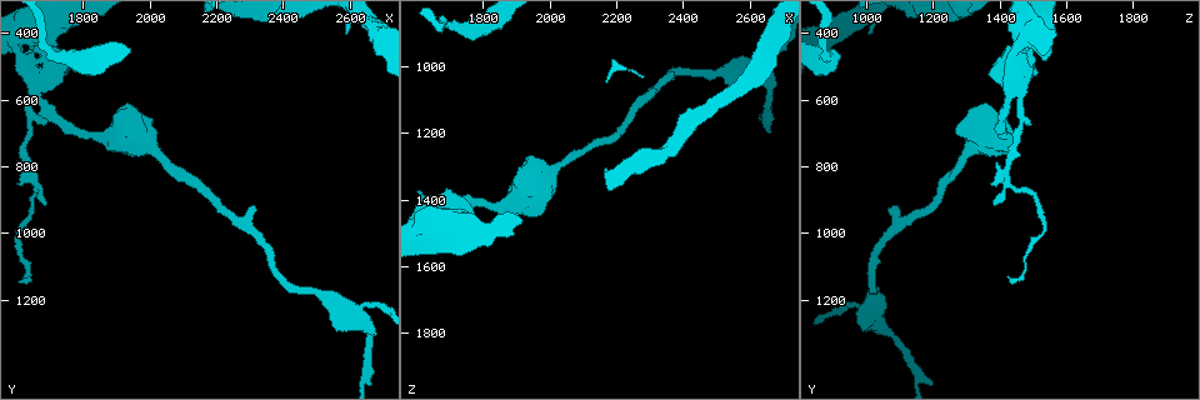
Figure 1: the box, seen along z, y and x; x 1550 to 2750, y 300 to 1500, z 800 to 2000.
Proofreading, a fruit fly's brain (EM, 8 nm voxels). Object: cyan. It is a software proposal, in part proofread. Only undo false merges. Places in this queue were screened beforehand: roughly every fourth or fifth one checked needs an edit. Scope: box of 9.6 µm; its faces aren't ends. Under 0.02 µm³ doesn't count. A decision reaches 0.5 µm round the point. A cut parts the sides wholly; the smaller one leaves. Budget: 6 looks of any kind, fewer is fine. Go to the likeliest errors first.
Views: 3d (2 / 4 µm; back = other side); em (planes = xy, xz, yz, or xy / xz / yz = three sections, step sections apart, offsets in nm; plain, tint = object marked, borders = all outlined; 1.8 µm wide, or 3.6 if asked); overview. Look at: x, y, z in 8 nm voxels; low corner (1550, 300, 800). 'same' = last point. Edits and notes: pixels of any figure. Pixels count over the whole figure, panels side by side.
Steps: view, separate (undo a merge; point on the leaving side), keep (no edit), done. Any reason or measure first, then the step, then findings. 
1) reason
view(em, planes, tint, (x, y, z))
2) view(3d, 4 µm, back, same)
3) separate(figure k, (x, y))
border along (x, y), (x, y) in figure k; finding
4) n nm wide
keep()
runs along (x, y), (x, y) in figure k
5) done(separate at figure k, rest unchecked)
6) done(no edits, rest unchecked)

four-way junction
view(em, 3.6 µm, planes, tint, (1660, 550, 1430))

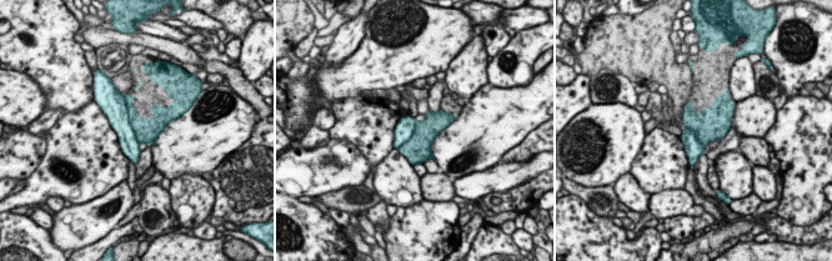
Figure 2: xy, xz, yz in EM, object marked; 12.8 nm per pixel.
separate(figure 2, (115, 108))
border along (125, 98), (129, 121), (140, 141) in figure 2; two neurons meet here

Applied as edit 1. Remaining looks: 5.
view(overview)

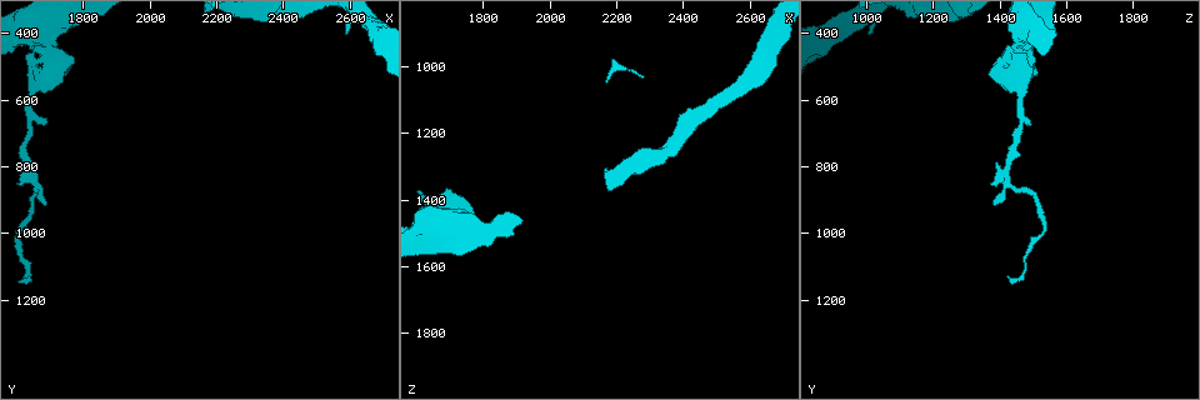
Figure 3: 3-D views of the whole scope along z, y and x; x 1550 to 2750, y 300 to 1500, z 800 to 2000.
abrupt turn
view(3d, 2 µm, (1670, 860, 1430))

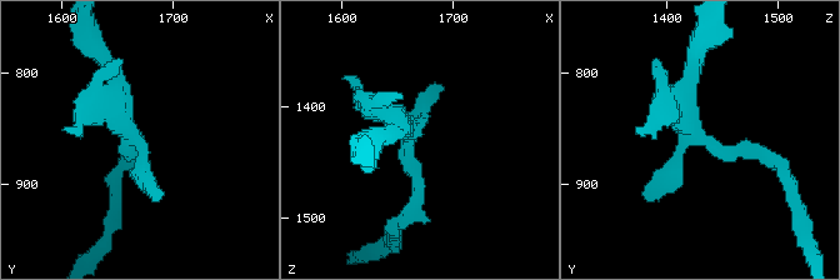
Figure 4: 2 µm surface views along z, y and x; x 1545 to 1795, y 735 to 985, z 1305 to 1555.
shape alone is not enough
view(em, planes, tint, (1662, 852, 1426))

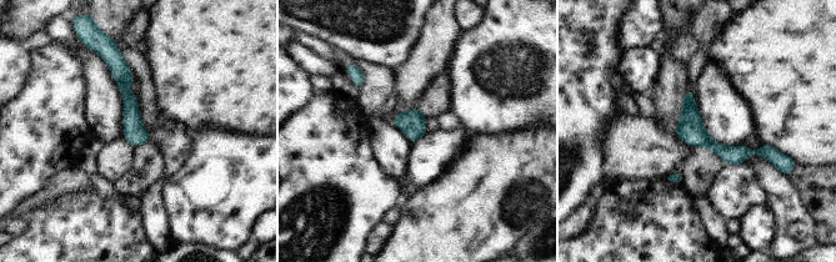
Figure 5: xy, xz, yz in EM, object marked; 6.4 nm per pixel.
keep()
runs along (687, 94), (710, 144), (770, 150) in figure 5; all the same neuron

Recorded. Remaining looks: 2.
done(separate at figure 2, rest unchecked)

